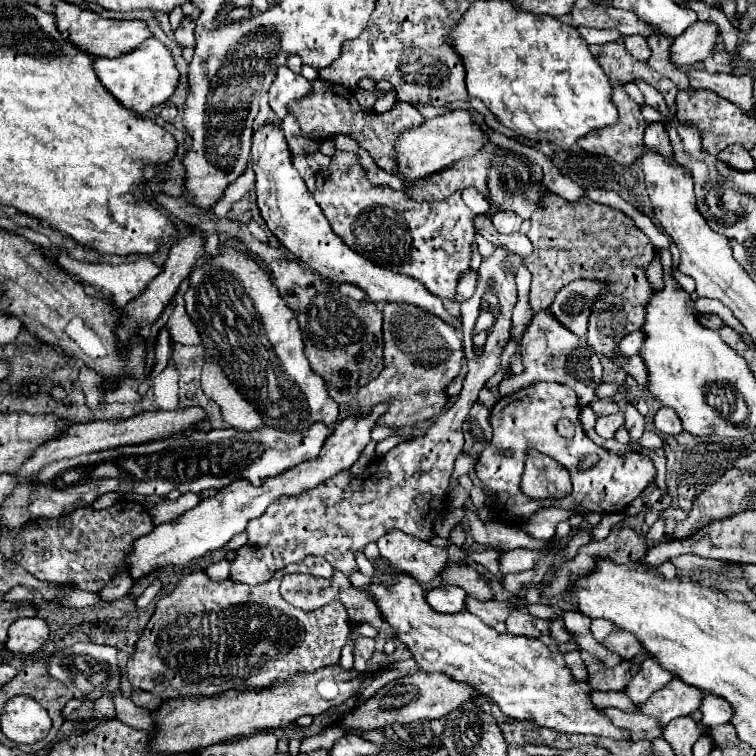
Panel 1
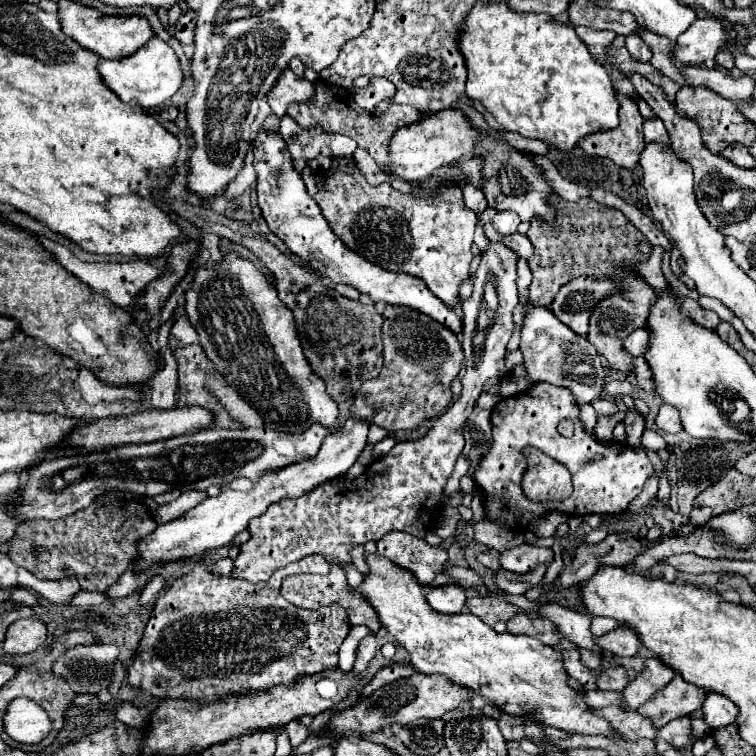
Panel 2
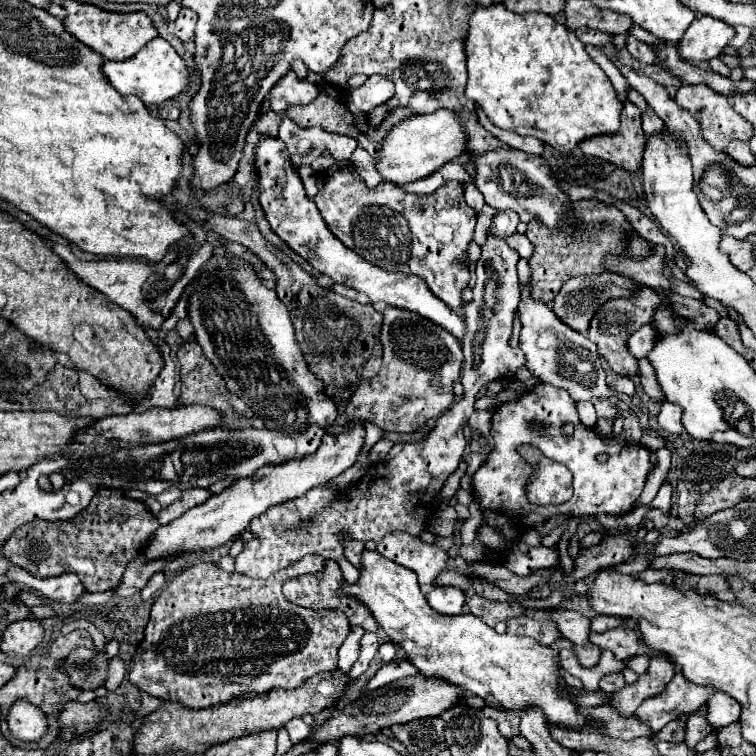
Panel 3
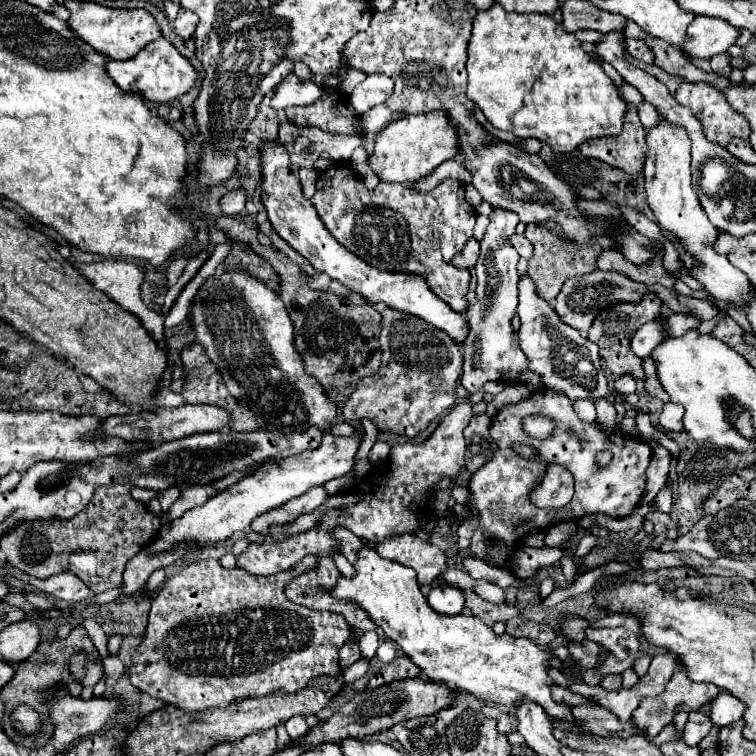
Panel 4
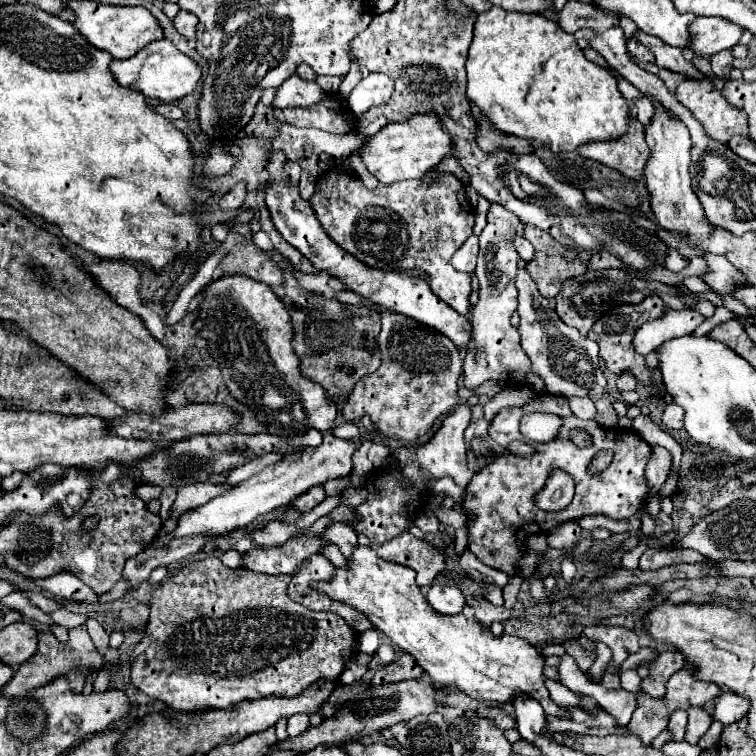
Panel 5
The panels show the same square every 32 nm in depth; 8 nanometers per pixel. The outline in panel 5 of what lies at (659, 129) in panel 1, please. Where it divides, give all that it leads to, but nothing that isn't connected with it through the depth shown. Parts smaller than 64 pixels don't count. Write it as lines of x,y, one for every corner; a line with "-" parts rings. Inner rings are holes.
642,96
640,100
636,100
634,110
636,110
636,114
638,114
638,120
640,120
644,126
648,126
648,120
652,120
652,112
654,112
652,102
650,102
646,96

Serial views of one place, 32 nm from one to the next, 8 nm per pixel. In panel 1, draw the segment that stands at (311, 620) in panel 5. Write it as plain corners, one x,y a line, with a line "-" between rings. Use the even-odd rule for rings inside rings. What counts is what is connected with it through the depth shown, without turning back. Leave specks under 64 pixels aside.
308,556
302,562
288,564
268,582
256,586
232,580
212,582
204,570
184,576
168,596
158,600
154,616
136,642
136,650
132,652
126,668
130,684
160,698
180,698
190,694
212,696
230,688
266,688
274,682
290,680
298,672
316,672
320,668
338,664
342,646
350,634
350,620
344,604
340,604
340,600
332,600
332,604
326,604
324,608
304,612
290,606
278,592
280,580
286,574
303,573
329,578
332,572
334,568
324,558

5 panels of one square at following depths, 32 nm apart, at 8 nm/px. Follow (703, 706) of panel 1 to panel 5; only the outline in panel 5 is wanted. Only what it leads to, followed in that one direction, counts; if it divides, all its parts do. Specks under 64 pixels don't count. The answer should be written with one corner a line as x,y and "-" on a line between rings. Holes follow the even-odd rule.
722,692
718,698
716,698
716,704
714,704
714,712
712,712
712,720
728,726
728,724
734,724
738,720
742,720
748,712
748,706
750,702
732,694
732,692

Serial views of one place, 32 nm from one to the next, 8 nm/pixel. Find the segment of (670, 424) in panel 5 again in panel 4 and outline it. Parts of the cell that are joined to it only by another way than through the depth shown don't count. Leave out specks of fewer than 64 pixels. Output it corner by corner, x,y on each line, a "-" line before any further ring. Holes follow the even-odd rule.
666,402
664,408
662,408
662,414
660,414
660,426
666,430
666,432
682,432
682,414
684,414
684,408
678,406
678,404
672,404
672,402

